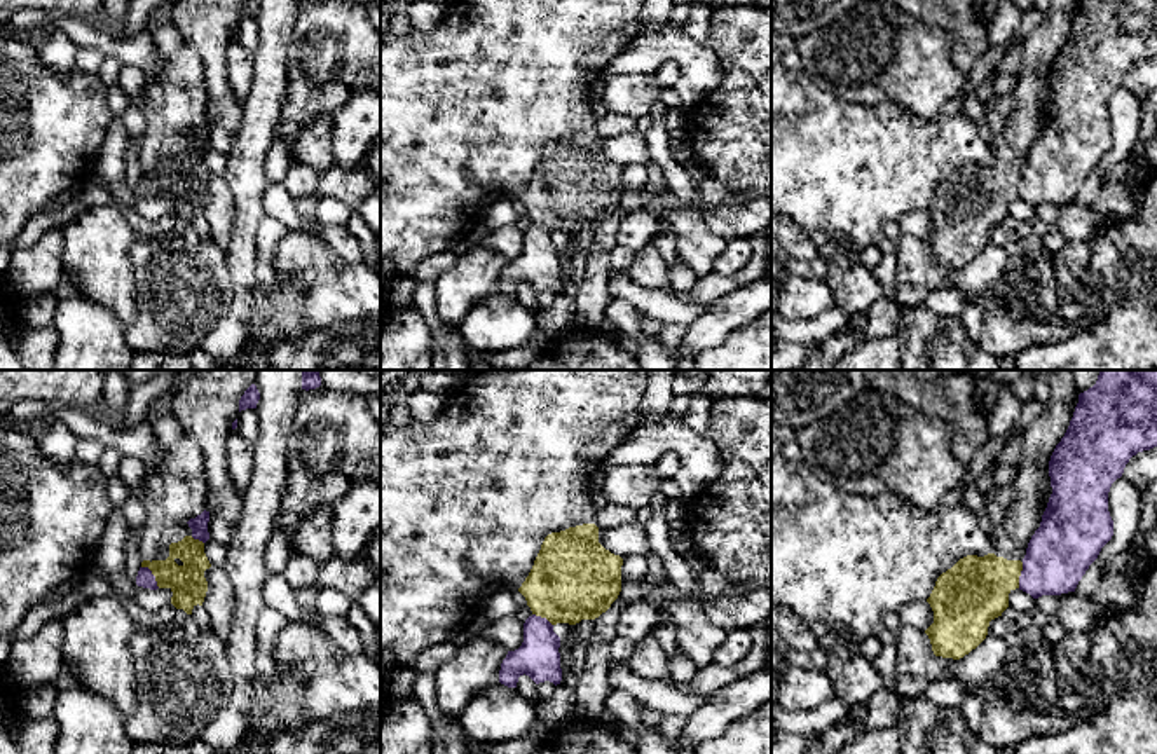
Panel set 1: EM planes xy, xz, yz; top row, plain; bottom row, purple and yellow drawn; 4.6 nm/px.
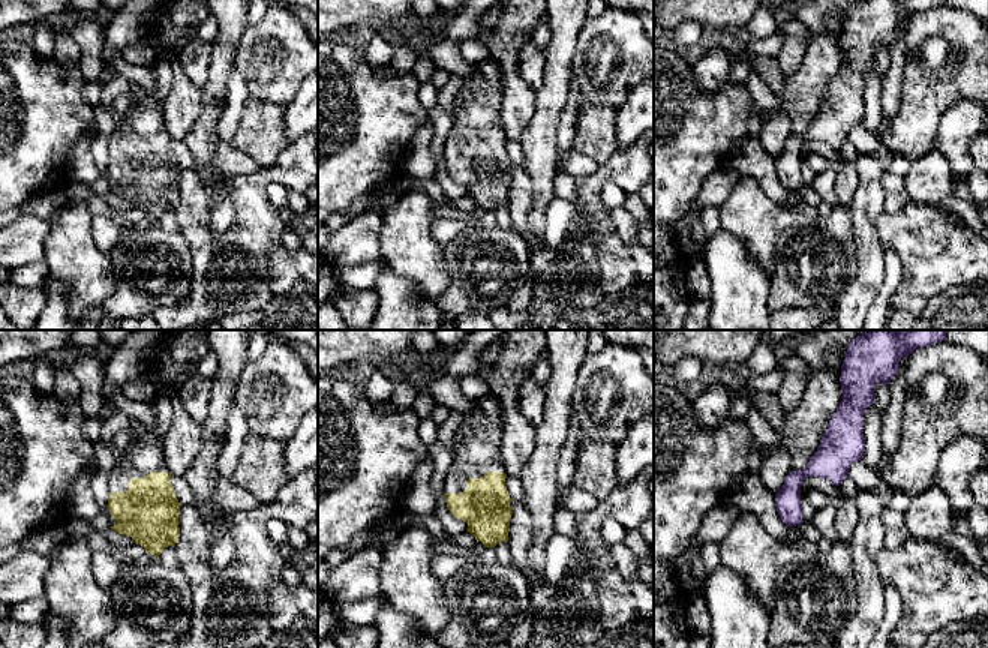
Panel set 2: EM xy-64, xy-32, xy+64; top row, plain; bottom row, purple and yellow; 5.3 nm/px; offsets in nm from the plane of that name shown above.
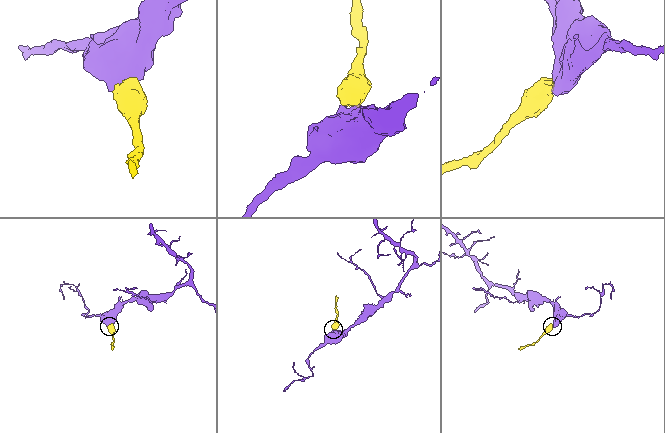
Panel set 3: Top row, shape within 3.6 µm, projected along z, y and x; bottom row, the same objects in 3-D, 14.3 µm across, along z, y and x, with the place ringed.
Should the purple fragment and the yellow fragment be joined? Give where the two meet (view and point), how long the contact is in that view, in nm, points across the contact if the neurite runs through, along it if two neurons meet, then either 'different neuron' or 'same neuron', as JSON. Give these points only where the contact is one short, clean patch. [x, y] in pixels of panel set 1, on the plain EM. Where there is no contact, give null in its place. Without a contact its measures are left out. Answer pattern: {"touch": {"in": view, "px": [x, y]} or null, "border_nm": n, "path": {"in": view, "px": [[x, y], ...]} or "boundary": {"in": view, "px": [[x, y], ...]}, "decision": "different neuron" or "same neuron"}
{"touch": {"in": "xy", "px": [152, 184]}, "border_nm": 130, "decision": "different neuron"}

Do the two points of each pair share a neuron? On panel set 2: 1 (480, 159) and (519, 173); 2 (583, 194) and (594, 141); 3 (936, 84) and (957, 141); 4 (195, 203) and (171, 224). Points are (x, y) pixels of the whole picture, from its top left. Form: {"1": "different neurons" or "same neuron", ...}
{"1": "different neurons", "2": "different neurons", "3": "different neurons", "4": "different neurons"}

